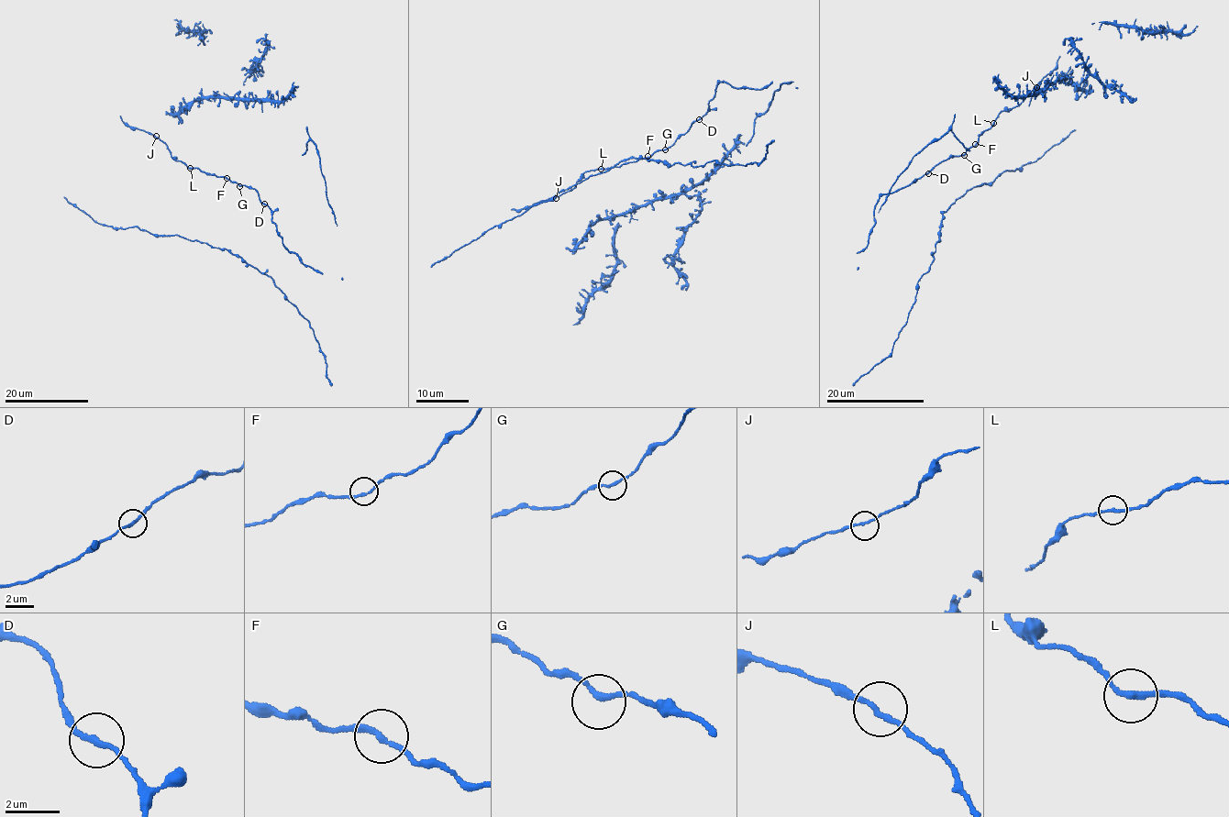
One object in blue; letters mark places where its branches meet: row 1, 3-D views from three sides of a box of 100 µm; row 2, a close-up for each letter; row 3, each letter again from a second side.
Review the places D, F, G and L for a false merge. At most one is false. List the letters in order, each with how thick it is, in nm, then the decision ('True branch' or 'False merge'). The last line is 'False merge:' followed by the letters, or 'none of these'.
D: Thickness 180 nm. True branch
F: Thickness 180 nm. True branch
G: Thickness 180 nm. True branch
L: Thickness 190 nm. True branch
False merge: none of these

